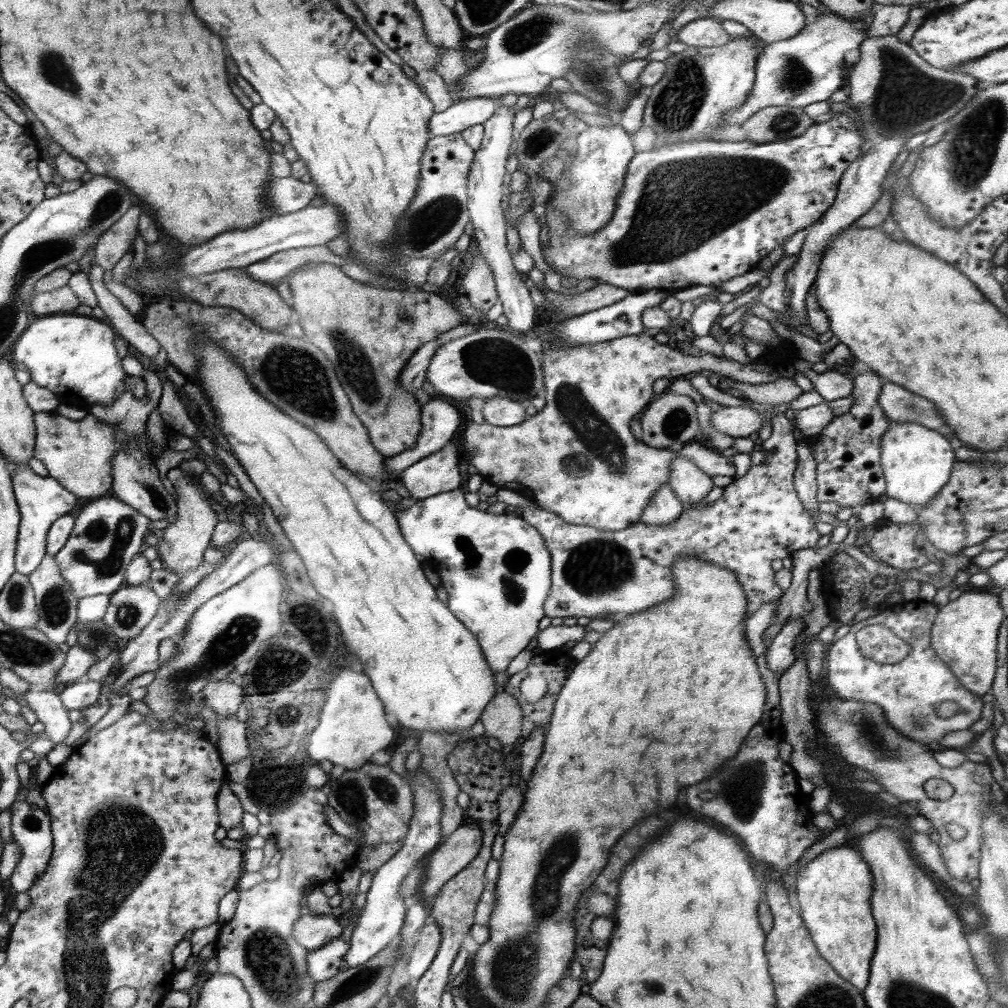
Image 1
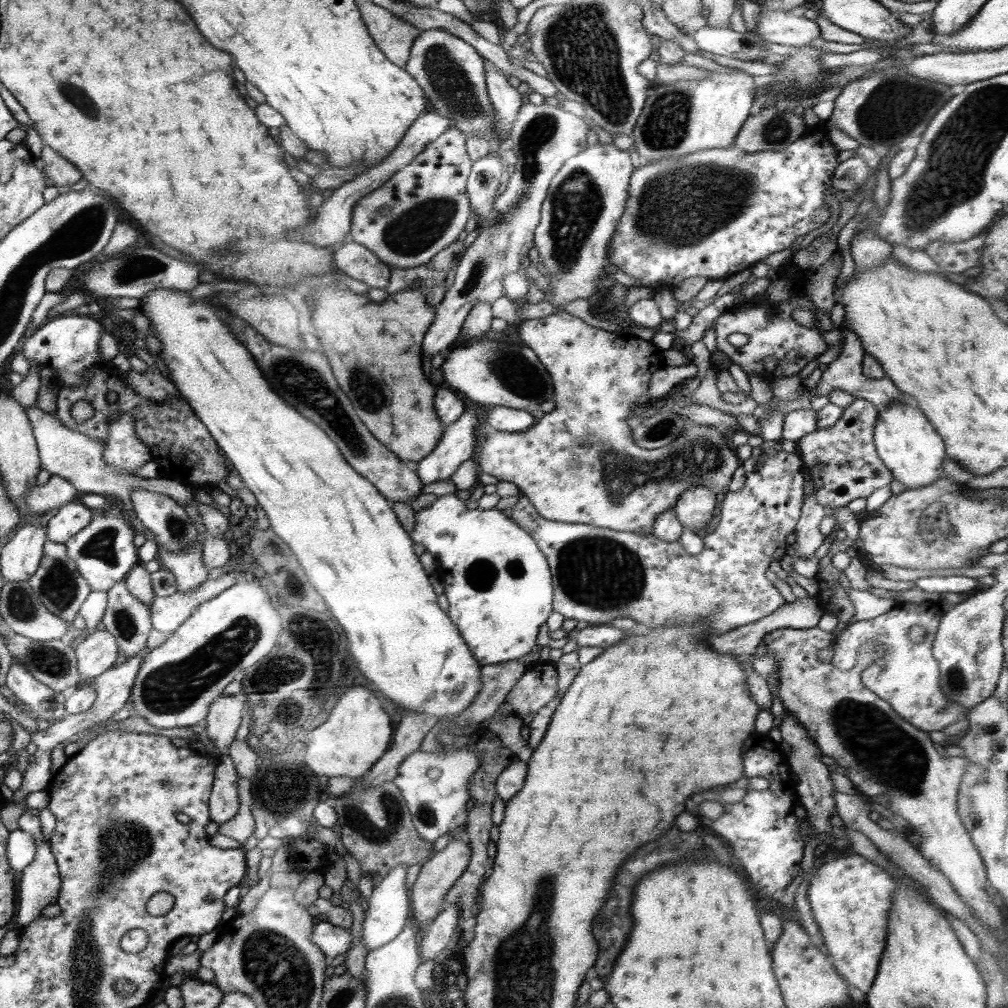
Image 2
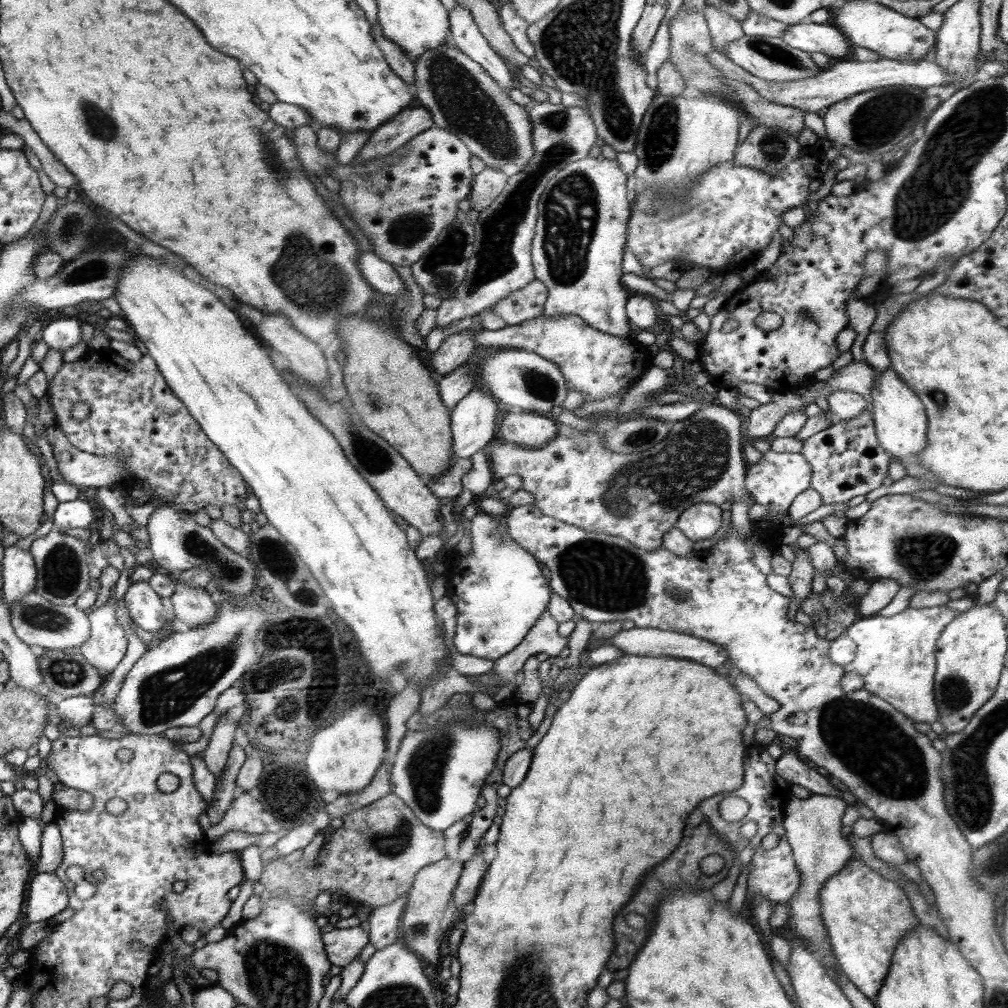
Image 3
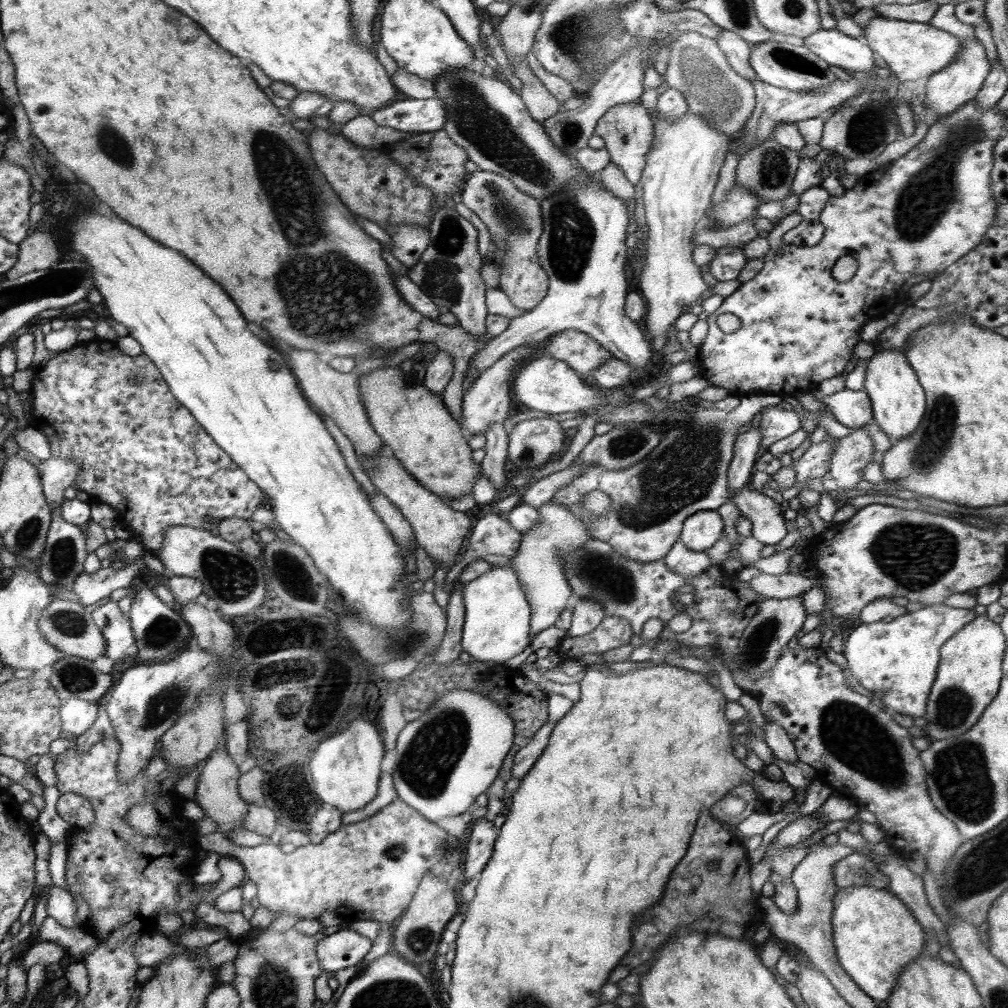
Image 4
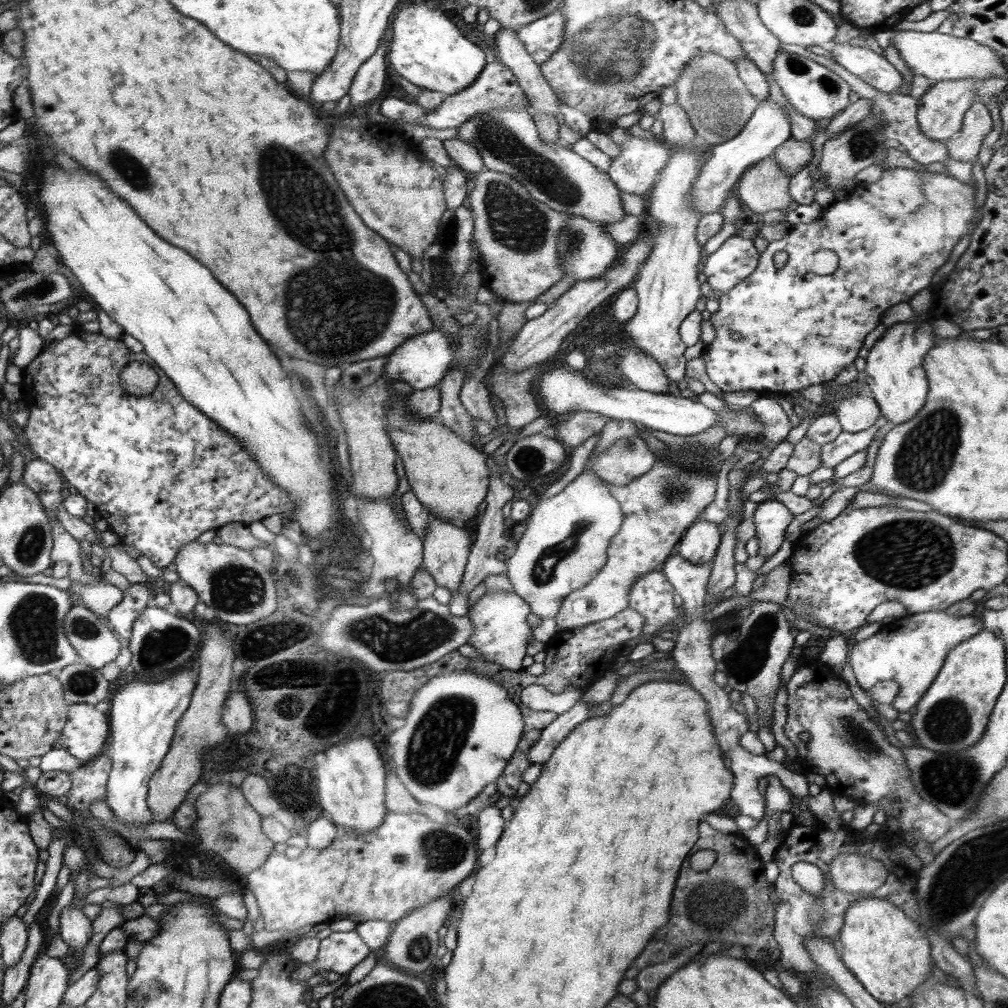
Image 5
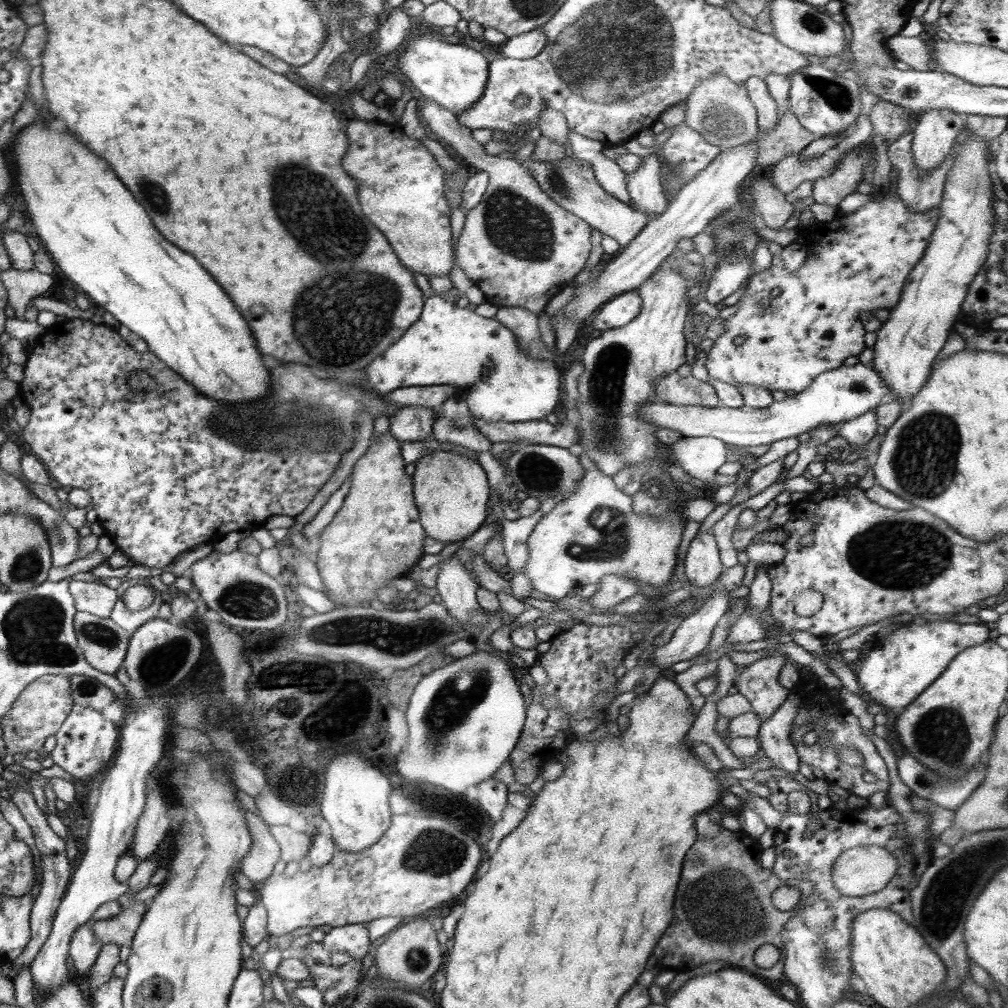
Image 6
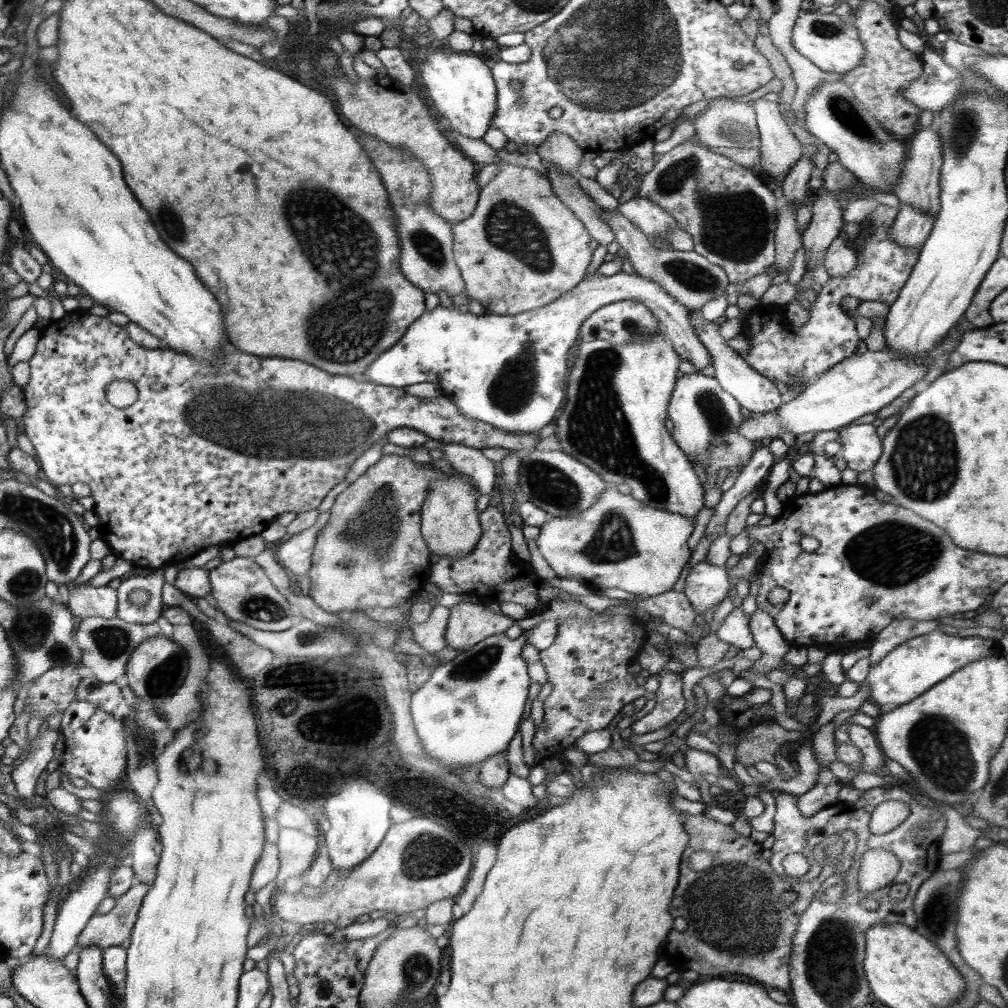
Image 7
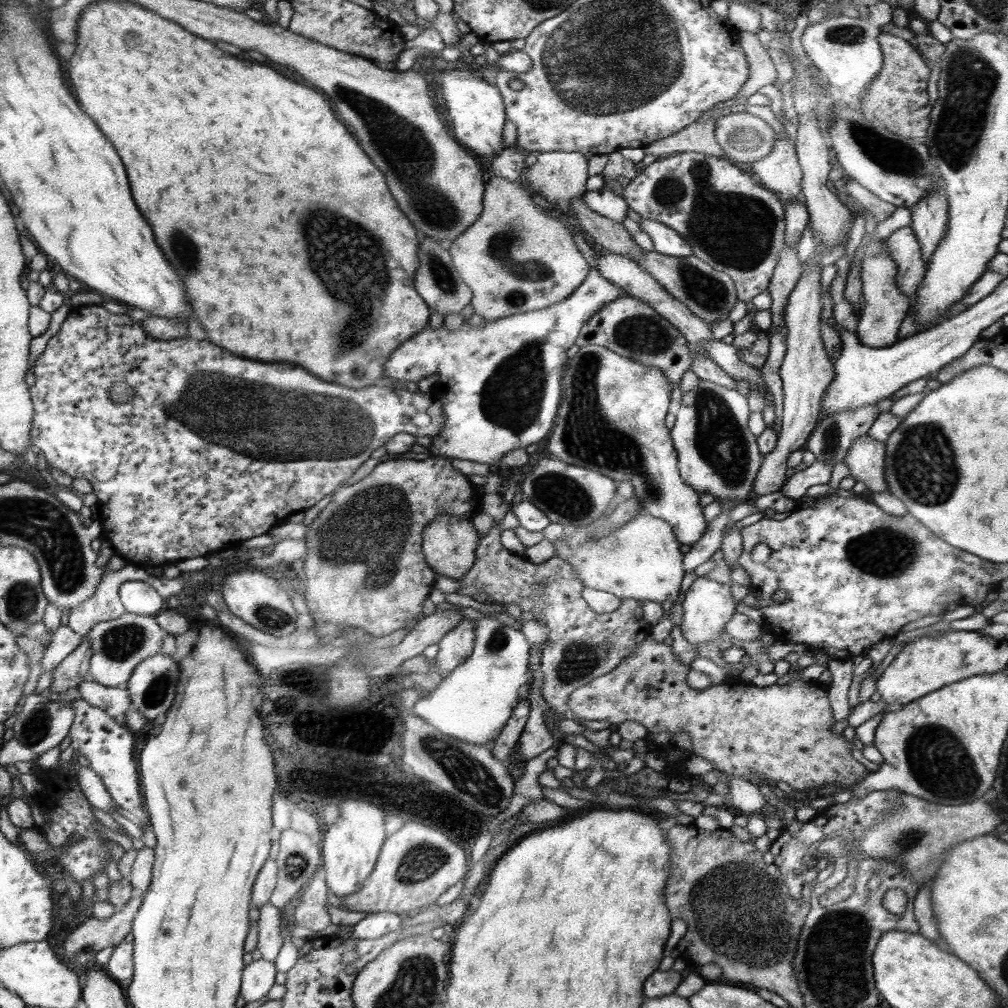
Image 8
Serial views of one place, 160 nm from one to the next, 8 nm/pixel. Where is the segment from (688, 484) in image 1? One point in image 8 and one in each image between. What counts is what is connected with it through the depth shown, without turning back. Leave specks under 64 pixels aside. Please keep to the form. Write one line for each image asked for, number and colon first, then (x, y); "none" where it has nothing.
2: (695, 508)
3: (702, 521)
4: (701, 530)
5: (699, 544)
6: (702, 565)
7: (706, 586)
8: (708, 605)

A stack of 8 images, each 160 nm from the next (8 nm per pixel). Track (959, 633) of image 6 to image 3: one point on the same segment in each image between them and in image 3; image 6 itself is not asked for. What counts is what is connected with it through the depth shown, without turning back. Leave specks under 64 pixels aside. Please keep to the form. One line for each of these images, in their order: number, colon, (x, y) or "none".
3: (895, 656)
4: (900, 656)
5: (911, 649)

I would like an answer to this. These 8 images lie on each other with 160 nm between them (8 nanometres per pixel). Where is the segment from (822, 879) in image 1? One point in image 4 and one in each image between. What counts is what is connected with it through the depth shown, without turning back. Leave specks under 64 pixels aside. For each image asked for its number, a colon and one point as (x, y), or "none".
2: (849, 897)
3: (866, 915)
4: (875, 935)

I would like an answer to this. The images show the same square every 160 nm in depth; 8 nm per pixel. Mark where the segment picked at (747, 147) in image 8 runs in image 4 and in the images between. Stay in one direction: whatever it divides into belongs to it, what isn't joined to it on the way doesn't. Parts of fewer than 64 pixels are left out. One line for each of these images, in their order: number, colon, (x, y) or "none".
4: (697, 68)
5: (718, 104)
6: (717, 93)
7: (746, 135)

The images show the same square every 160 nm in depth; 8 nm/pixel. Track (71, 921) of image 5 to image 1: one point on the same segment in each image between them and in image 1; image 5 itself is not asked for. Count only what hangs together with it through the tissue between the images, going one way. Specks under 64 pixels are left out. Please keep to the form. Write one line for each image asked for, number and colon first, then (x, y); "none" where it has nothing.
1: (30, 826)
2: (40, 882)
3: (47, 897)
4: (61, 905)

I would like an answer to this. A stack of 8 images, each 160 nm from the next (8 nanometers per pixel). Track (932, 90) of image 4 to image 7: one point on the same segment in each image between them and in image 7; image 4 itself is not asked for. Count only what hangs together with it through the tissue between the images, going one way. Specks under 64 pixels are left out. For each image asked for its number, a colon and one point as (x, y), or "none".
5: (940, 112)
6: (934, 136)
7: (918, 185)

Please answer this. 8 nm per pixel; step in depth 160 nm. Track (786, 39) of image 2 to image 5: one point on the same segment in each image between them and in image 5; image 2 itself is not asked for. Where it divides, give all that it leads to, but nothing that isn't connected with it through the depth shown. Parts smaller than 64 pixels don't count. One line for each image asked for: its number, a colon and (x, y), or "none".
3: (810, 37)
4: (853, 55)
5: (876, 70)

